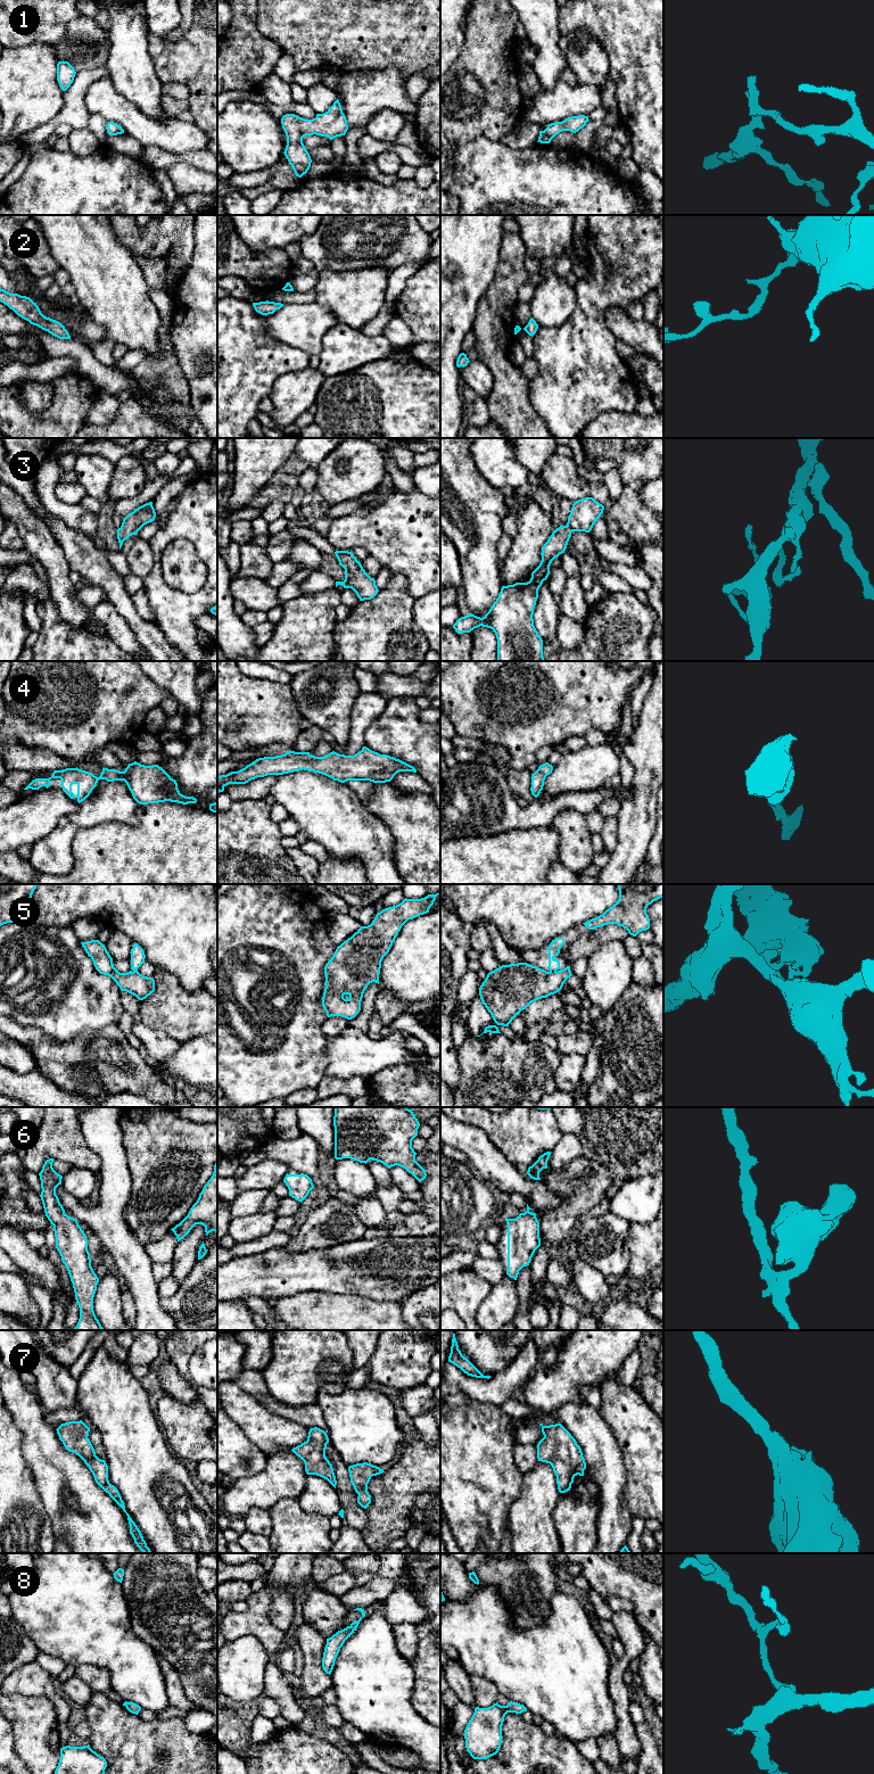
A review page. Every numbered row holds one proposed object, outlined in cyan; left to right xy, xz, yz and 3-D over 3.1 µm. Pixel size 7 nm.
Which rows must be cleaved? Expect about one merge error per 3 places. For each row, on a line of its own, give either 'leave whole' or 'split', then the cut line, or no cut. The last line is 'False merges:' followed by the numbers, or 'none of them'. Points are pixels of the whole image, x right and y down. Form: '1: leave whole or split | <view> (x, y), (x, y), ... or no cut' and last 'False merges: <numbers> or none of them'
1: leave whole | no cut
2: leave whole | no cut
3: leave whole | no cut
4: leave whole | no cut
5: split | yz (550, 971), (555, 972)
6: leave whole | no cut
7: leave whole | no cut
8: leave whole | no cut
False merges: 5

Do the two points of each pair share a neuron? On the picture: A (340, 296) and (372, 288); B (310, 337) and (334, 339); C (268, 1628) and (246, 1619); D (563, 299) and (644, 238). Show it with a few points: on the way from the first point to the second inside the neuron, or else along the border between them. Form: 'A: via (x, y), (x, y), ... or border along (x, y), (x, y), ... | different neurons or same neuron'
A: via (348, 296), (357, 296), (364, 289) | same neuron
B: border along (338, 322), (323, 335), (322, 348), (319, 354) | different neurons
C: via (262, 1628), (255, 1622), (252, 1622) | same neuron
D: border along (577, 296), (575, 310), (566, 321) | different neurons

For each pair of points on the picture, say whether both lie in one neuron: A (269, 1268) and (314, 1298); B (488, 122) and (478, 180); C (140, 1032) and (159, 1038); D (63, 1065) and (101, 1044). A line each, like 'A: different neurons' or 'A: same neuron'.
A: different neurons
B: different neurons
C: same neuron
D: same neuron

